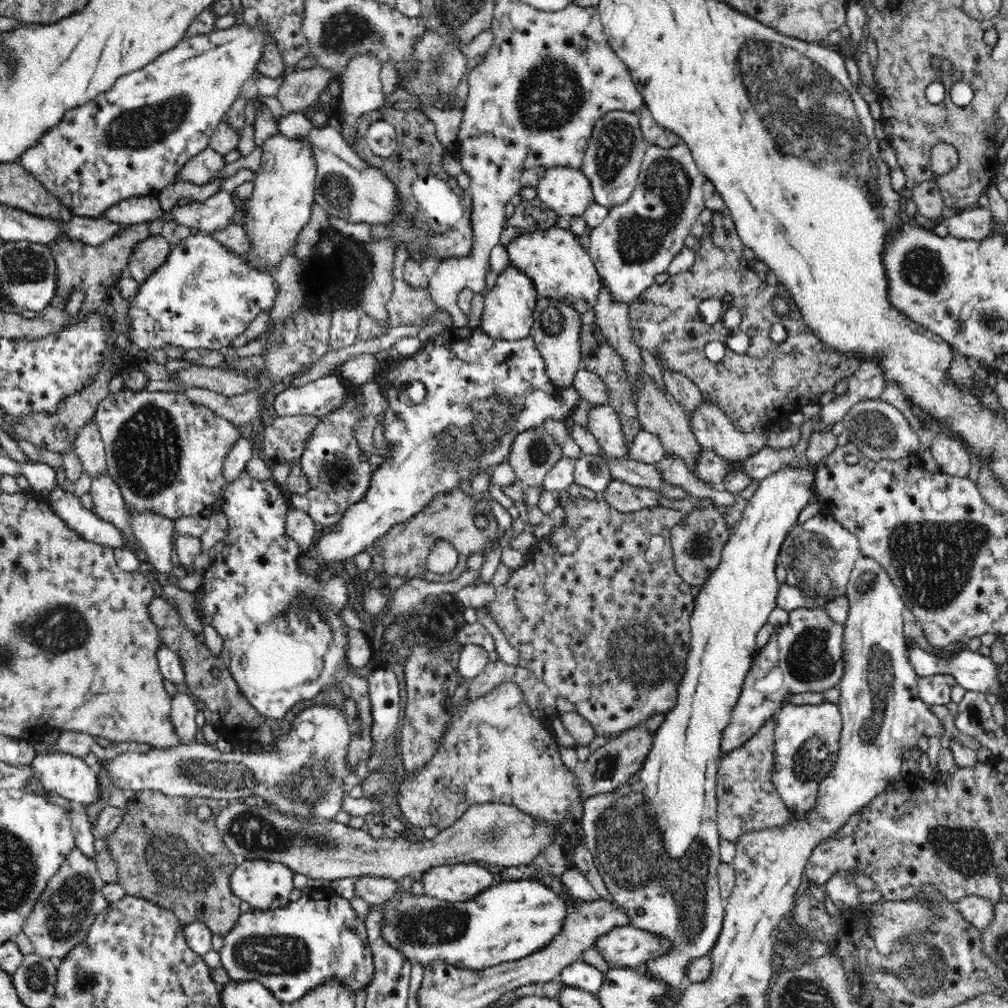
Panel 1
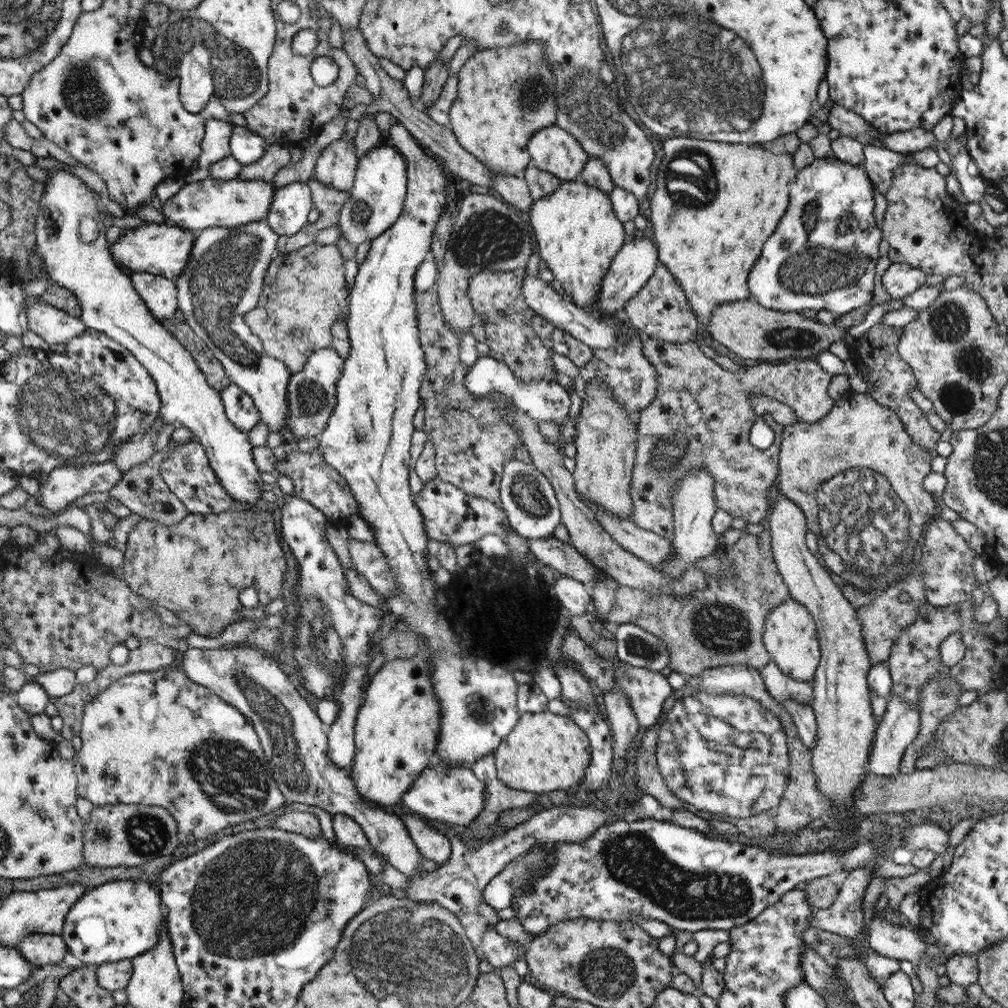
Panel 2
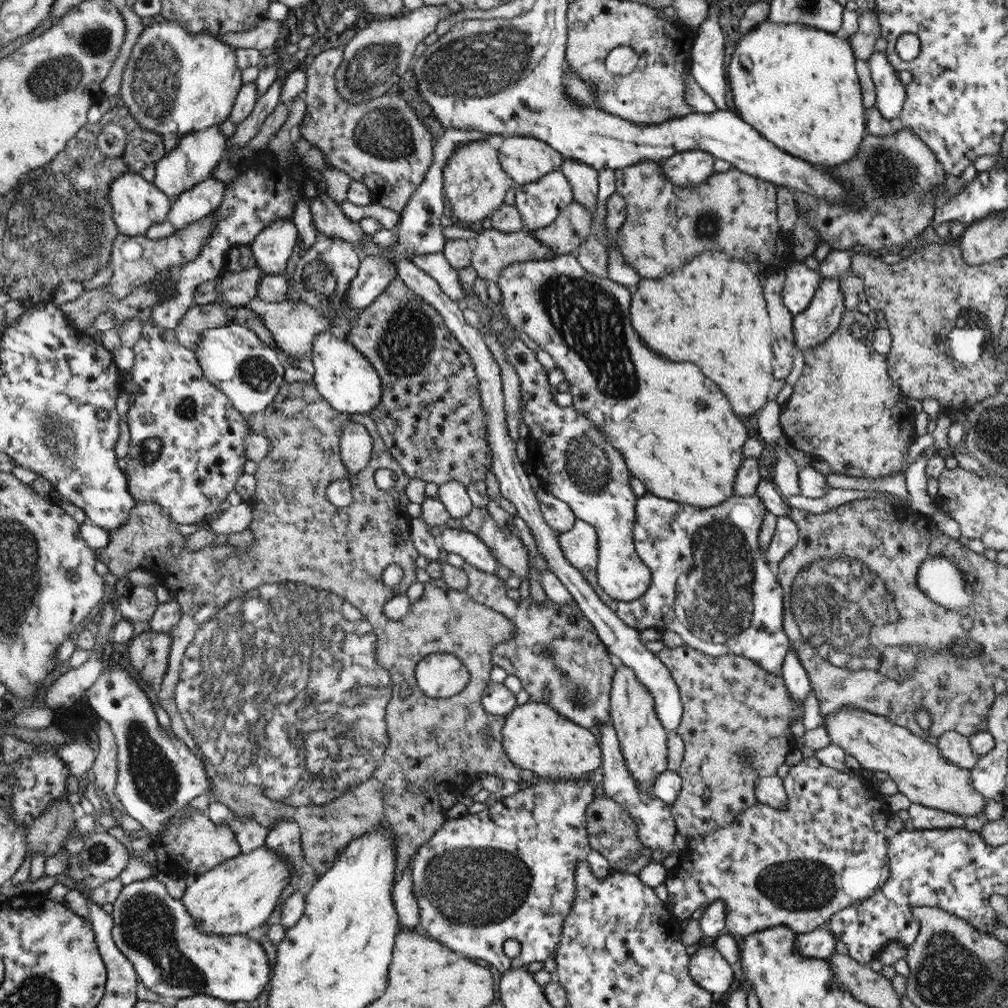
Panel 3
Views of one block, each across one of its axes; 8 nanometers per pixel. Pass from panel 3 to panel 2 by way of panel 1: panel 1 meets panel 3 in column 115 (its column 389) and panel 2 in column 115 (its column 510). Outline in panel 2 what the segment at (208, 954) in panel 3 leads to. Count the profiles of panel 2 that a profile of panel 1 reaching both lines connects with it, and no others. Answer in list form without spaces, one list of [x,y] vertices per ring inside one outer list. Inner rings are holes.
[[[112,881],[90,887],[72,906],[61,936],[68,949],[85,965],[134,960],[153,951],[160,942],[166,911],[161,894],[144,882]]]

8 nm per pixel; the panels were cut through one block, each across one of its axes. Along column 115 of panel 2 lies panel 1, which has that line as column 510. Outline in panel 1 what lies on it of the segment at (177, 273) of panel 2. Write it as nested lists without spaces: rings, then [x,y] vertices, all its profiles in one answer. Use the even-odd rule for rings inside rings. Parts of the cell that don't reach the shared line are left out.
[[[558,226],[536,232],[519,229],[520,235],[506,247],[507,254],[510,261],[531,277],[536,294],[553,302],[569,304],[580,315],[594,308],[604,283],[591,256],[580,245],[578,236],[570,229]]]

